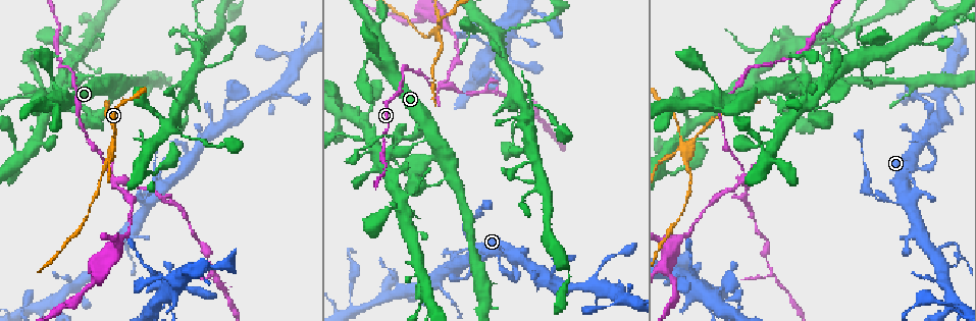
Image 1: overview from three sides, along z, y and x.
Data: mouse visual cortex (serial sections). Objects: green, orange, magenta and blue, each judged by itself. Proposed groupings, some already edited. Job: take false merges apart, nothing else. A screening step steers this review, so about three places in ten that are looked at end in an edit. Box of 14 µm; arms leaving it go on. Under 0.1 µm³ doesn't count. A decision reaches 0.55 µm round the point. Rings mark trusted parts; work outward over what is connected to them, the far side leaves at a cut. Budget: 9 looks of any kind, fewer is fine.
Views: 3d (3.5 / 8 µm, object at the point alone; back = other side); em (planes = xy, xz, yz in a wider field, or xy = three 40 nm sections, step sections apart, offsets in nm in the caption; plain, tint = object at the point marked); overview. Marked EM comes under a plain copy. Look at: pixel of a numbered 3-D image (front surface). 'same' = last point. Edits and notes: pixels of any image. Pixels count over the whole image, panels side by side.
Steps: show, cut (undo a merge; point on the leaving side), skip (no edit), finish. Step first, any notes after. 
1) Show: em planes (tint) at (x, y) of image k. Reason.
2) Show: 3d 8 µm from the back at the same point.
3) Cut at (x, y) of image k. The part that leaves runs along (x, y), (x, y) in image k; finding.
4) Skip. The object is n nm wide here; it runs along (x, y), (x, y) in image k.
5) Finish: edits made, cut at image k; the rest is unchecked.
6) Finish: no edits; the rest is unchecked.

Show: 3d 3.5 µm at (101, 75) of image 1.

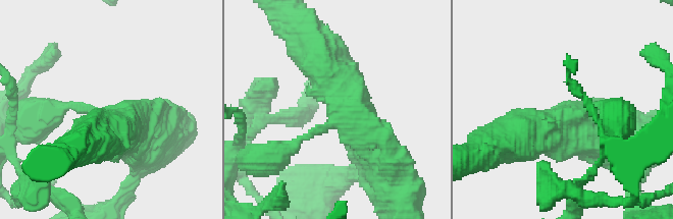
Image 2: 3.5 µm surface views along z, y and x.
Show: em xy step 2 (tint) at (336, 119) of image 2. 3 arms meet here; the arms are 150, 500, 600 nm wide; now the EM.

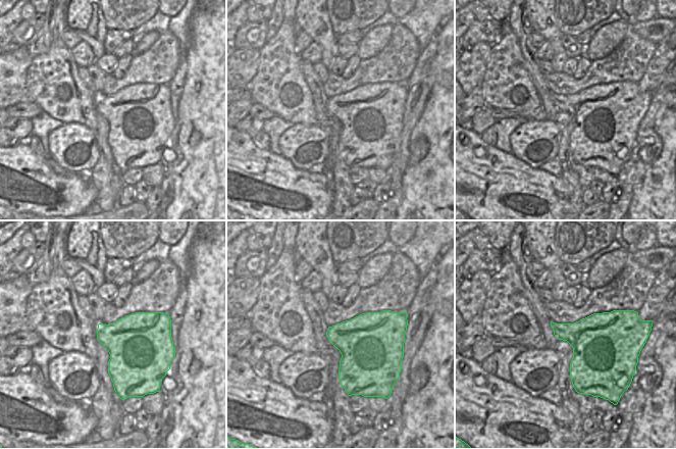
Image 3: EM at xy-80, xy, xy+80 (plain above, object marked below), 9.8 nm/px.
Show: em xy step 1 (tint) at the same point.

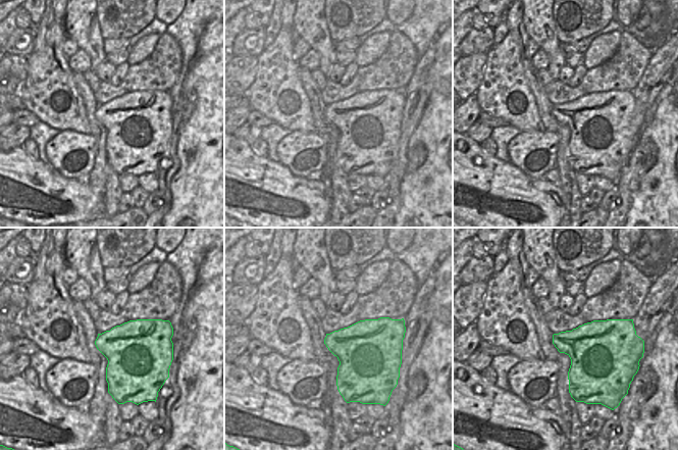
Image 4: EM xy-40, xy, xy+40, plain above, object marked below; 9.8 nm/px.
Skip. The object is 550 nm wide here; it runs along (515, 138), (557, 131), (604, 106) in image 2; one cell here.

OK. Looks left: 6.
Show: 3d 3.5 µm at (809, 94) of image 1.

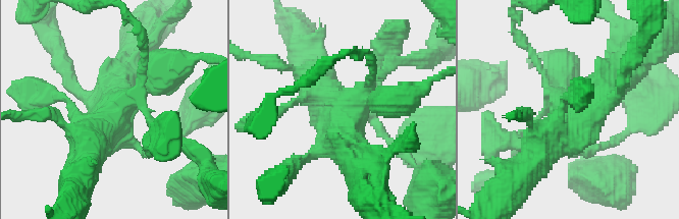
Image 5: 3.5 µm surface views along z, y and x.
Show: em xy step 5 (tint) at (350, 111) of image 5. Need the tissue.

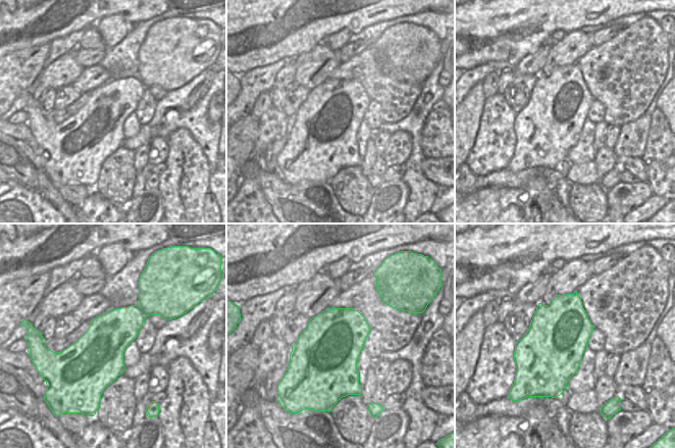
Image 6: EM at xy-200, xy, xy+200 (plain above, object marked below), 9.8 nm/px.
Cut at (390, 144) of image 5. The part that leaves runs along (365, 99), (346, 120), (359, 169) in image 5; a second cell is stuck on.

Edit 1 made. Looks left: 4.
Show: overview. See it whole again.

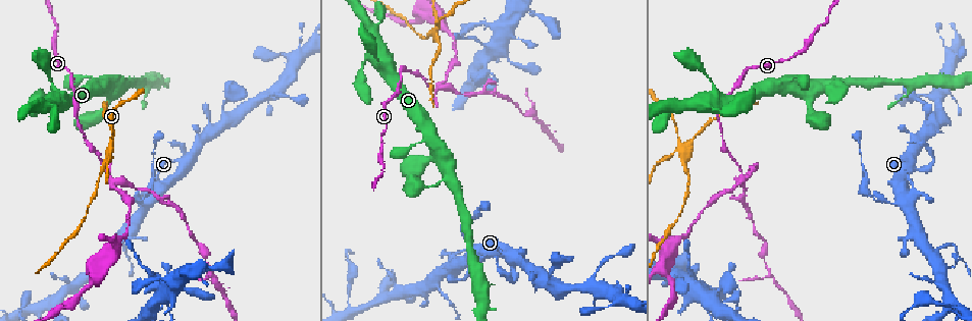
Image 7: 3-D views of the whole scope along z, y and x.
Show: em xy step 3 (tint) at (111, 181) of image 7. Three arms meet.

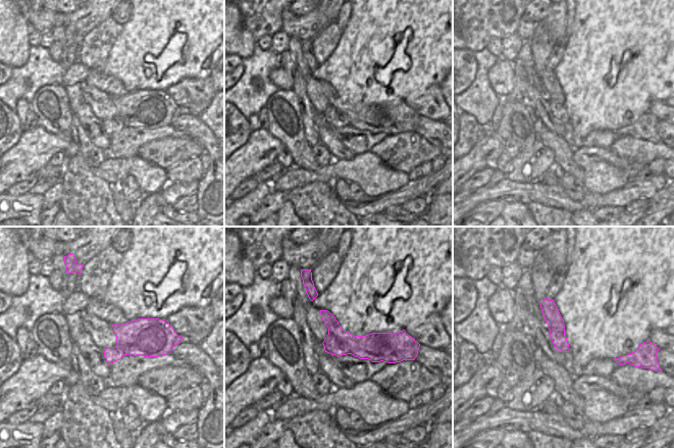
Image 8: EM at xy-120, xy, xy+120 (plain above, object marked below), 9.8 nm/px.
Show: 3d 3.5 µm at the same point. Wider look.

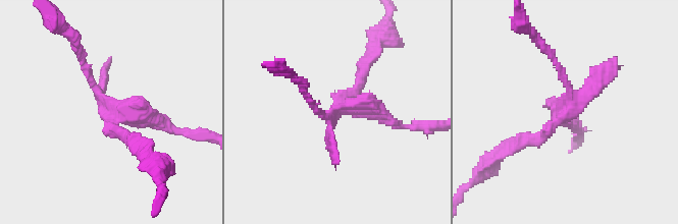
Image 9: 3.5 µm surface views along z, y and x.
Cut at (522, 135) of image 9. Two cells meet here.

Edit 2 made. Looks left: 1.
Finish: edits made, cut at image 5, cut at image 9; the rest is unchecked.

